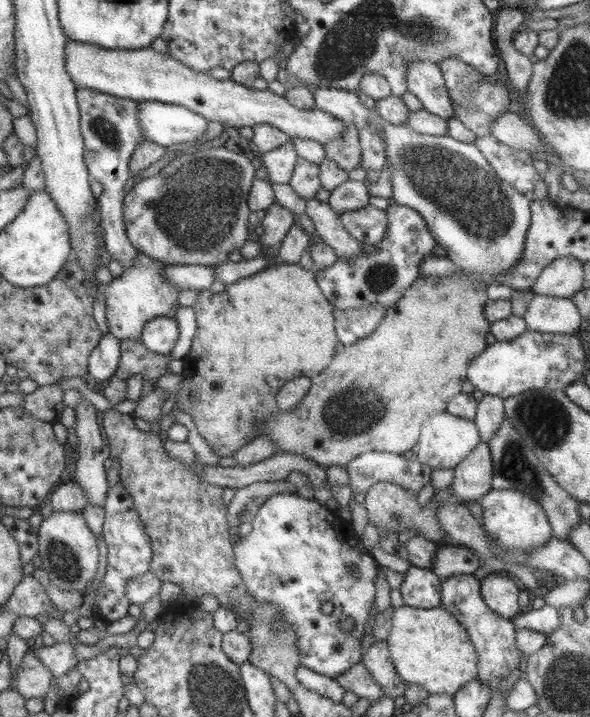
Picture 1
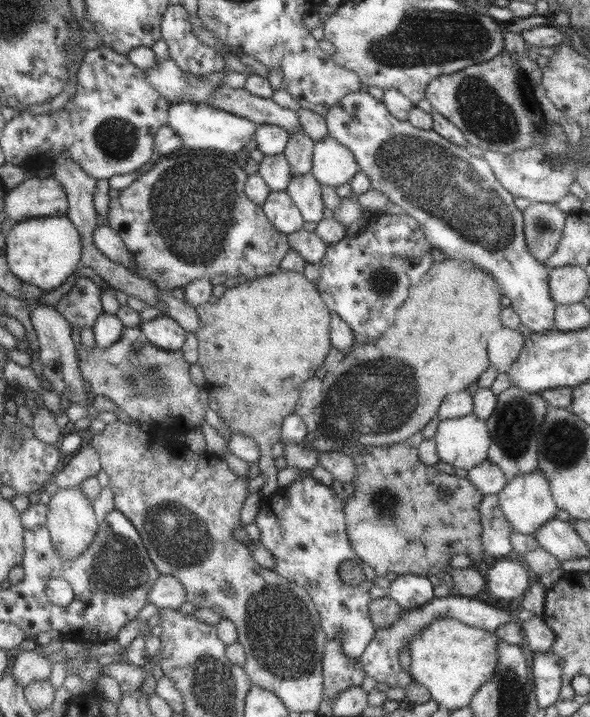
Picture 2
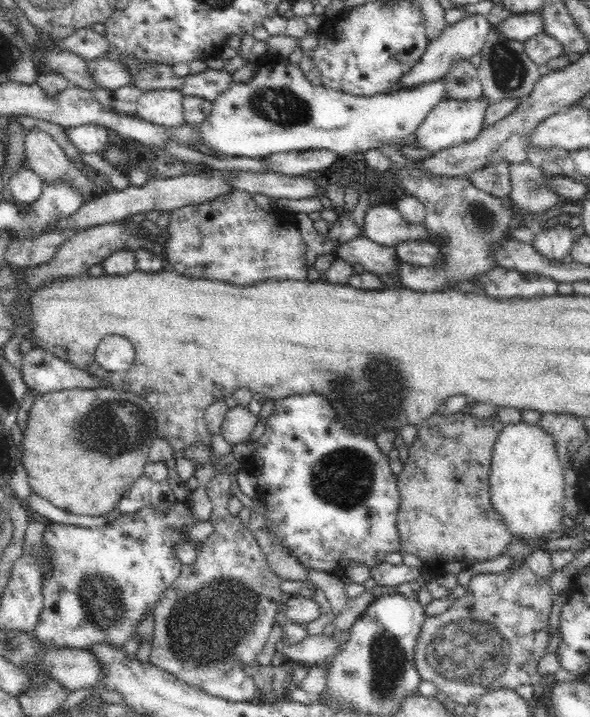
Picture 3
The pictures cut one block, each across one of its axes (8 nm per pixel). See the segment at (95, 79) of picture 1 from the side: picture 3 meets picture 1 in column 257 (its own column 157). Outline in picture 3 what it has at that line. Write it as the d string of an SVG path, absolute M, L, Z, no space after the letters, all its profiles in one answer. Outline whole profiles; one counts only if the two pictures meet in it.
M180 89L143 91L135 114L148 122L177 127L184 123L184 93Z

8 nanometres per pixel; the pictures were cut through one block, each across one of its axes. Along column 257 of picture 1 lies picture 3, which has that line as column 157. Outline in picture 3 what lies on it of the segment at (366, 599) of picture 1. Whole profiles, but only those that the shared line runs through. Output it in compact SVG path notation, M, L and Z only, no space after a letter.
M187 499L176 501L164 512L148 504L136 513L122 514L101 527L48 522L42 542L45 548L43 558L49 562L49 569L43 574L42 608L31 636L44 649L91 650L97 645L123 648L125 643L133 640L140 620L153 612L158 600L182 574L183 564L176 557L174 548L189 542L188 529L196 528L200 522Z

